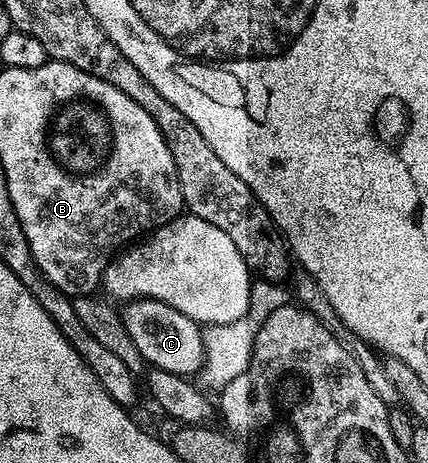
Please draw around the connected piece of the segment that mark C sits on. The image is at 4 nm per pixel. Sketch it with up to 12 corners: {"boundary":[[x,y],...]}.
{"boundary":[[135,299],[122,325],[144,363],[201,371],[203,327],[163,302]]}

